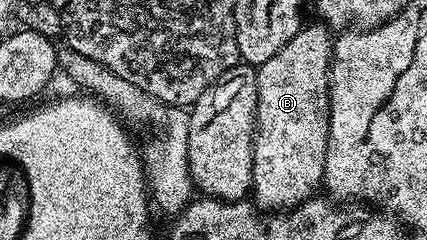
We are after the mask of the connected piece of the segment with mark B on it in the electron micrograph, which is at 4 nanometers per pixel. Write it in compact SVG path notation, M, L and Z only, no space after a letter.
M315 24L301 27L278 55L266 59L256 69L258 103L256 133L252 137L250 193L264 211L287 211L301 205L321 188L324 180L334 37L327 25Z

